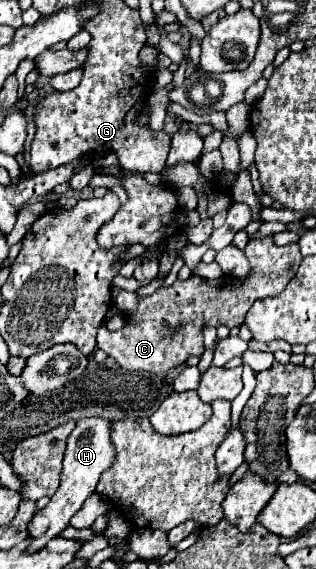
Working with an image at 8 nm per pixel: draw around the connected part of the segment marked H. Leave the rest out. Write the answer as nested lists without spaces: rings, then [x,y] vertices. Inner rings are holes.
[[[88,417],[88,419],[80,419],[80,423],[76,423],[74,431],[68,437],[66,443],[66,453],[64,453],[64,469],[62,469],[62,477],[60,477],[60,487],[58,491],[52,495],[50,503],[36,511],[36,515],[32,517],[32,521],[28,523],[28,537],[34,539],[32,545],[26,549],[28,553],[36,553],[42,551],[44,545],[58,537],[70,523],[70,517],[82,507],[82,503],[96,491],[100,473],[104,469],[108,469],[112,465],[112,443],[108,439],[108,421],[100,419],[100,417]]]

